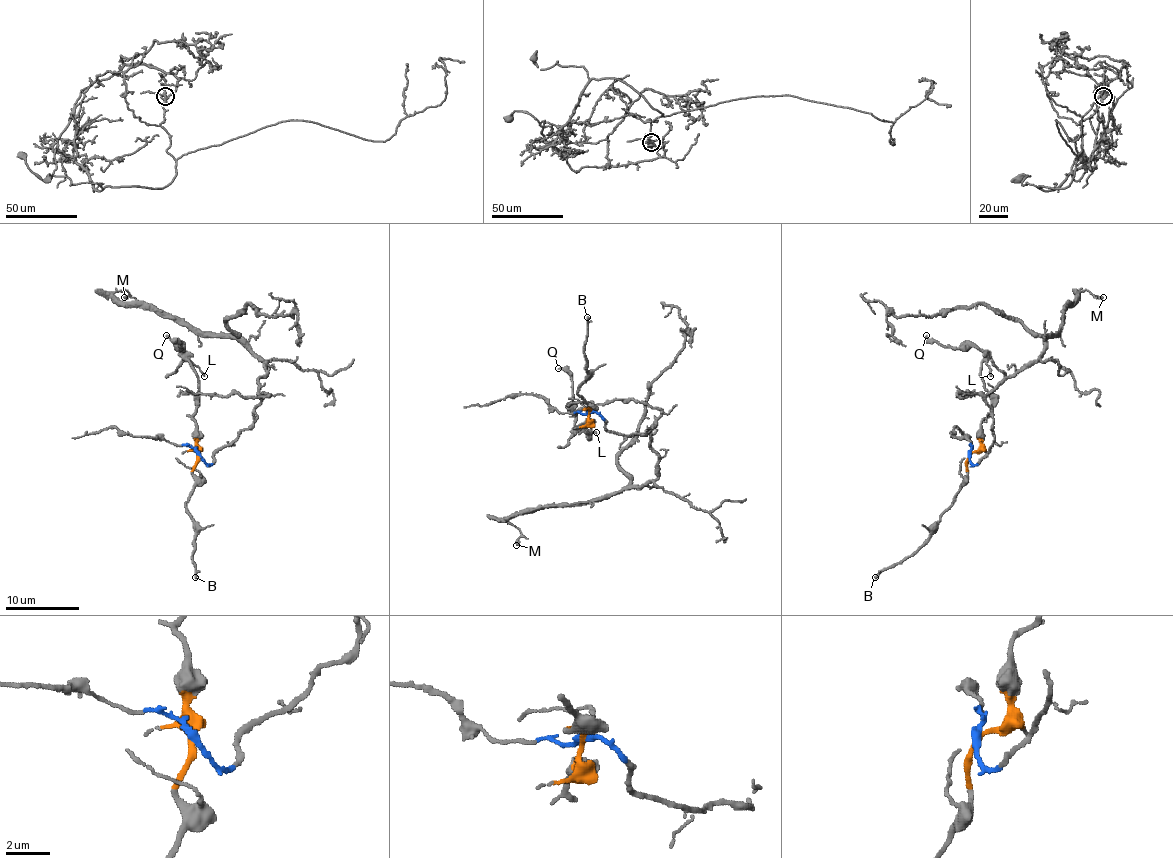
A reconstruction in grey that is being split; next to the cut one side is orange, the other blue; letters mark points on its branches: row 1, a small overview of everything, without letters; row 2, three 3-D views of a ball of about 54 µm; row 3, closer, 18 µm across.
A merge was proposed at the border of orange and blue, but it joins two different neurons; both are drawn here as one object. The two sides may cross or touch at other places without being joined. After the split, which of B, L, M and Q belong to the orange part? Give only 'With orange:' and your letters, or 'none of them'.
With orange: B, L, Q

